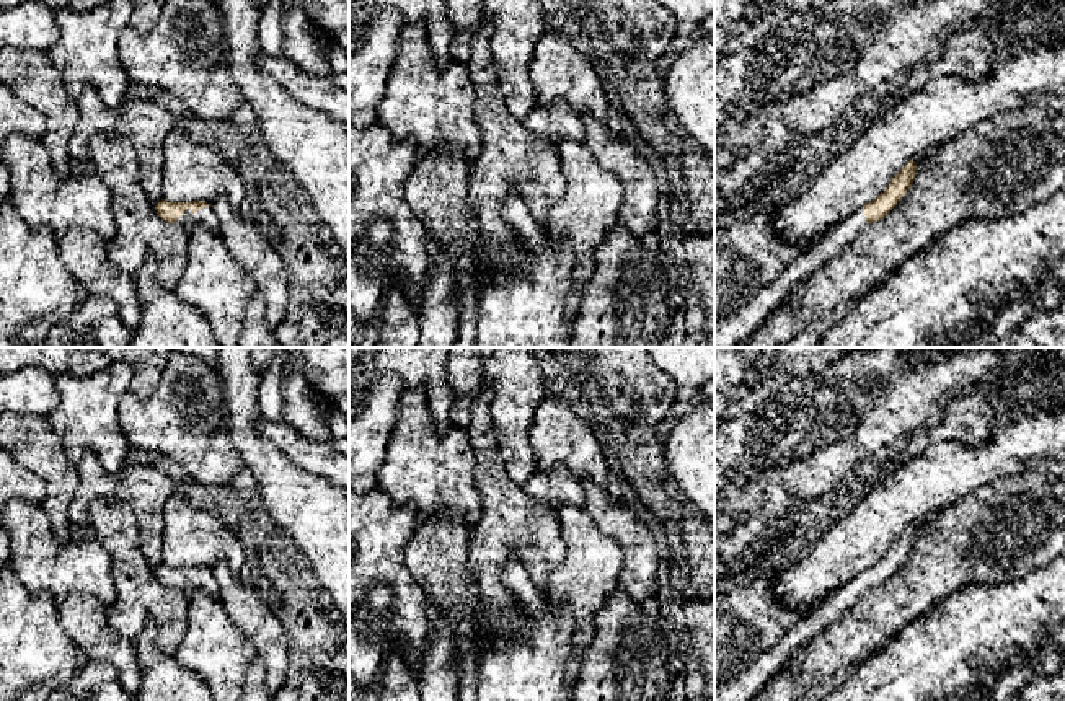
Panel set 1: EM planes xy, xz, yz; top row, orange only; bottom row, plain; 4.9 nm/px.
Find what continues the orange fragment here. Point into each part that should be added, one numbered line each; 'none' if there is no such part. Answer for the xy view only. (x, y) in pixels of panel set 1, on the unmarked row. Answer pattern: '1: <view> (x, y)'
1: xy (206, 582)

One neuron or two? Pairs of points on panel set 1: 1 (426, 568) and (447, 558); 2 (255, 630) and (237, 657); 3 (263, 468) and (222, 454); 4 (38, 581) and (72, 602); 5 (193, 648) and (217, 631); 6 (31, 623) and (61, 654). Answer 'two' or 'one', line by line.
1: one
2: two
3: two
4: two
5: one
6: one

